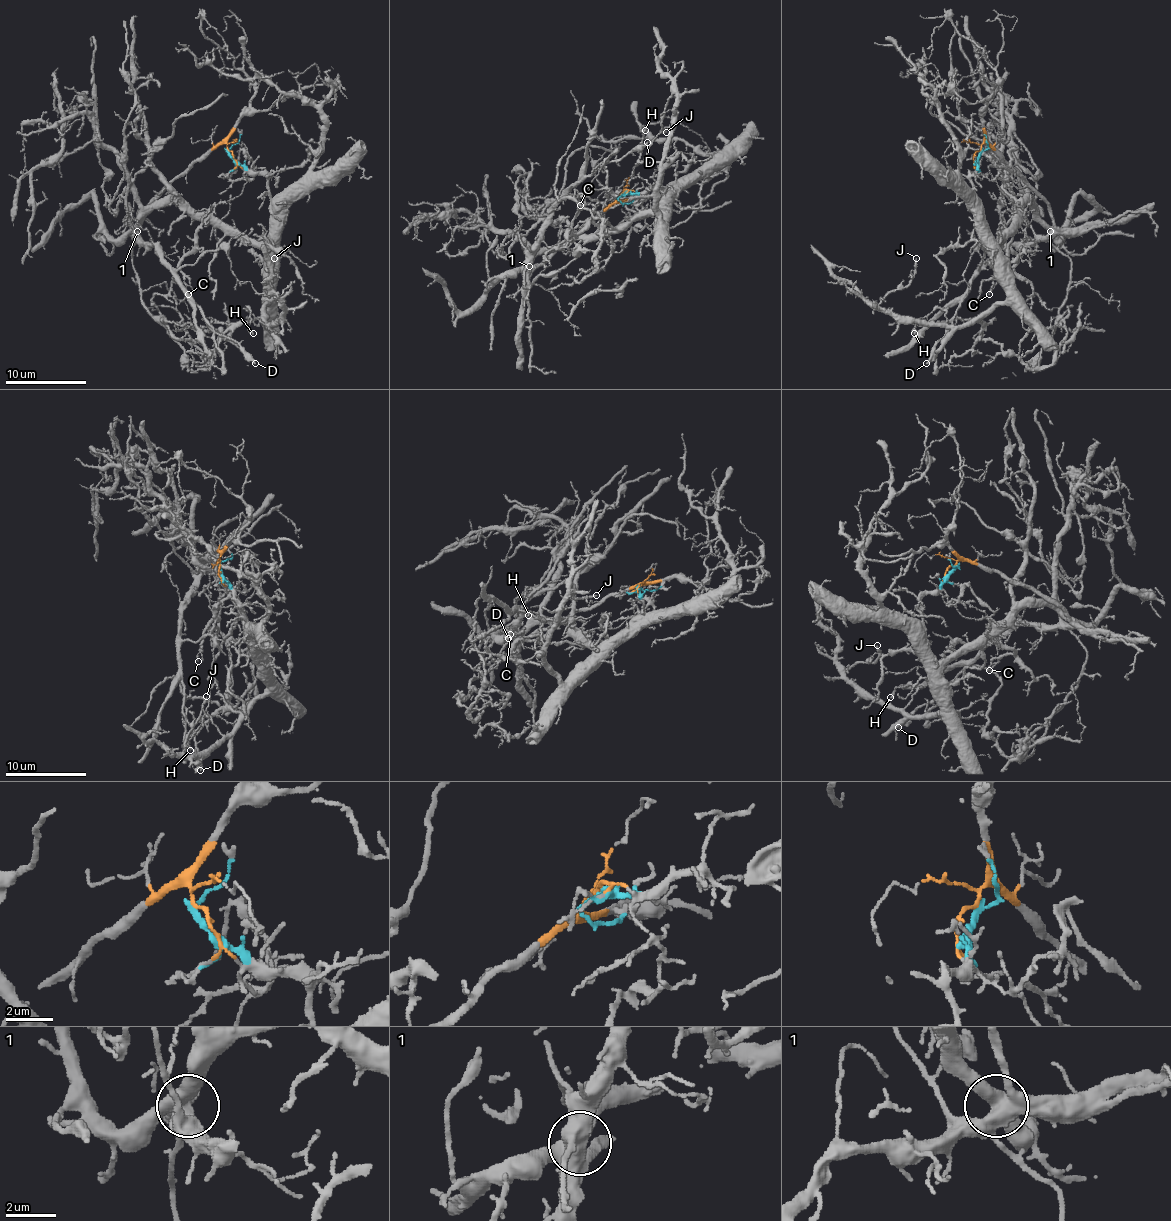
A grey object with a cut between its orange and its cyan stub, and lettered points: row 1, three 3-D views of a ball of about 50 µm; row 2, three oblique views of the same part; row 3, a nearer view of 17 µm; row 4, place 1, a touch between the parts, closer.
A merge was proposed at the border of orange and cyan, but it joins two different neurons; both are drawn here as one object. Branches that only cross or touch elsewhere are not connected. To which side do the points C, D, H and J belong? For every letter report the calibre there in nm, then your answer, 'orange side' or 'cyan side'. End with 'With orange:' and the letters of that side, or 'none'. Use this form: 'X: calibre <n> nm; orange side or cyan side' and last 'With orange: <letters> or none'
C: calibre 120 nm; cyan side
D: calibre 240 nm; orange side
H: calibre 150 nm; cyan side
J: calibre 150 nm; cyan side
With orange: D

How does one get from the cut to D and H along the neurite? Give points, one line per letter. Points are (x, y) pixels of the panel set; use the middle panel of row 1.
D: (620, 196), (539, 265), (529, 267), (547, 212), (592, 172), (624, 158), (646, 141)
H: (620, 196), (659, 188), (661, 222), (659, 164), (640, 162), (638, 152), (644, 129)

